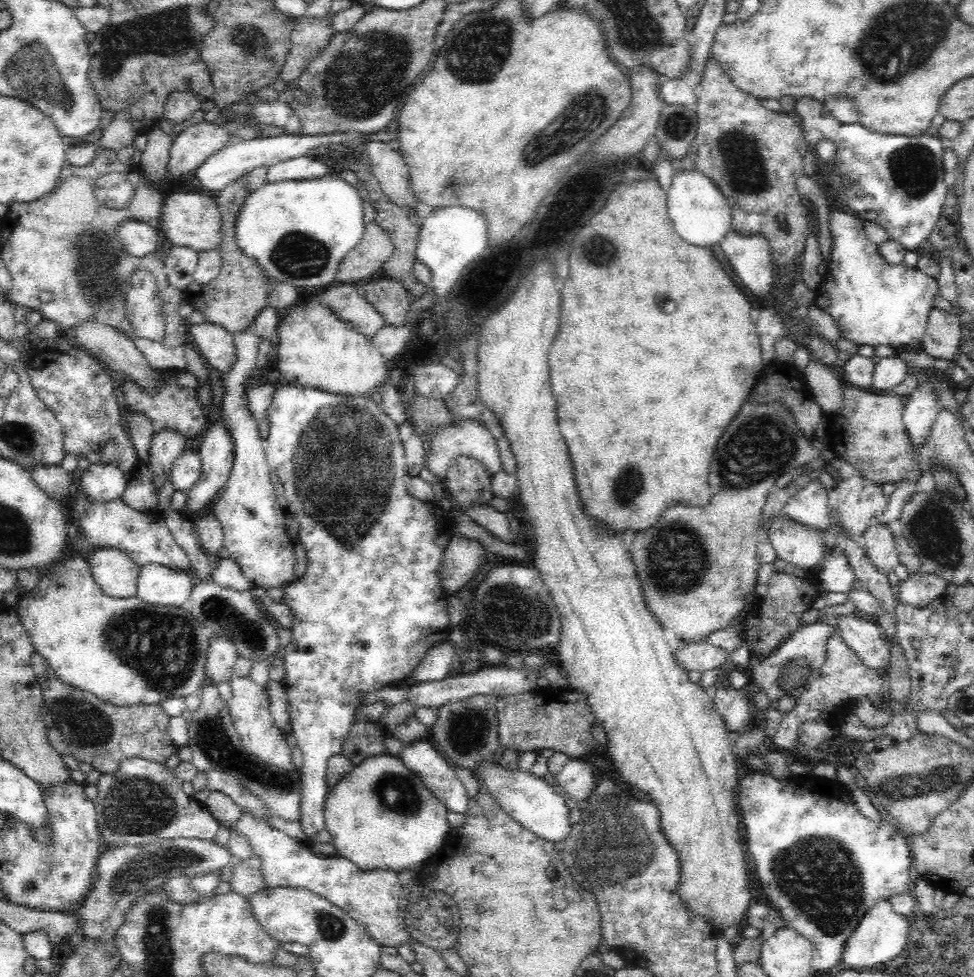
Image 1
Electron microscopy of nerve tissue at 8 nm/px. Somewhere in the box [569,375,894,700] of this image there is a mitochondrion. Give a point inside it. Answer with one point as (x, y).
(756, 450)

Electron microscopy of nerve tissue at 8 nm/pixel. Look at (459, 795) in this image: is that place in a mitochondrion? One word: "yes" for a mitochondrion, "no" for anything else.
no

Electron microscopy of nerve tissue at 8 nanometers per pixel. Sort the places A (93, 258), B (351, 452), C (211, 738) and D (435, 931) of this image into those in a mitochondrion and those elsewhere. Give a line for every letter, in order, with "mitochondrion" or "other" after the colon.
A: mitochondrion
B: mitochondrion
C: mitochondrion
D: mitochondrion

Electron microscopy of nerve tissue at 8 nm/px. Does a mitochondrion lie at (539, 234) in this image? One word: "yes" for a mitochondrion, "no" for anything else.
no

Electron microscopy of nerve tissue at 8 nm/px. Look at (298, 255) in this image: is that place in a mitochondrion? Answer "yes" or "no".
yes

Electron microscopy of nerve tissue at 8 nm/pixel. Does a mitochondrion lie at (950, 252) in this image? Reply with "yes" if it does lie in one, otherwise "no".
no

